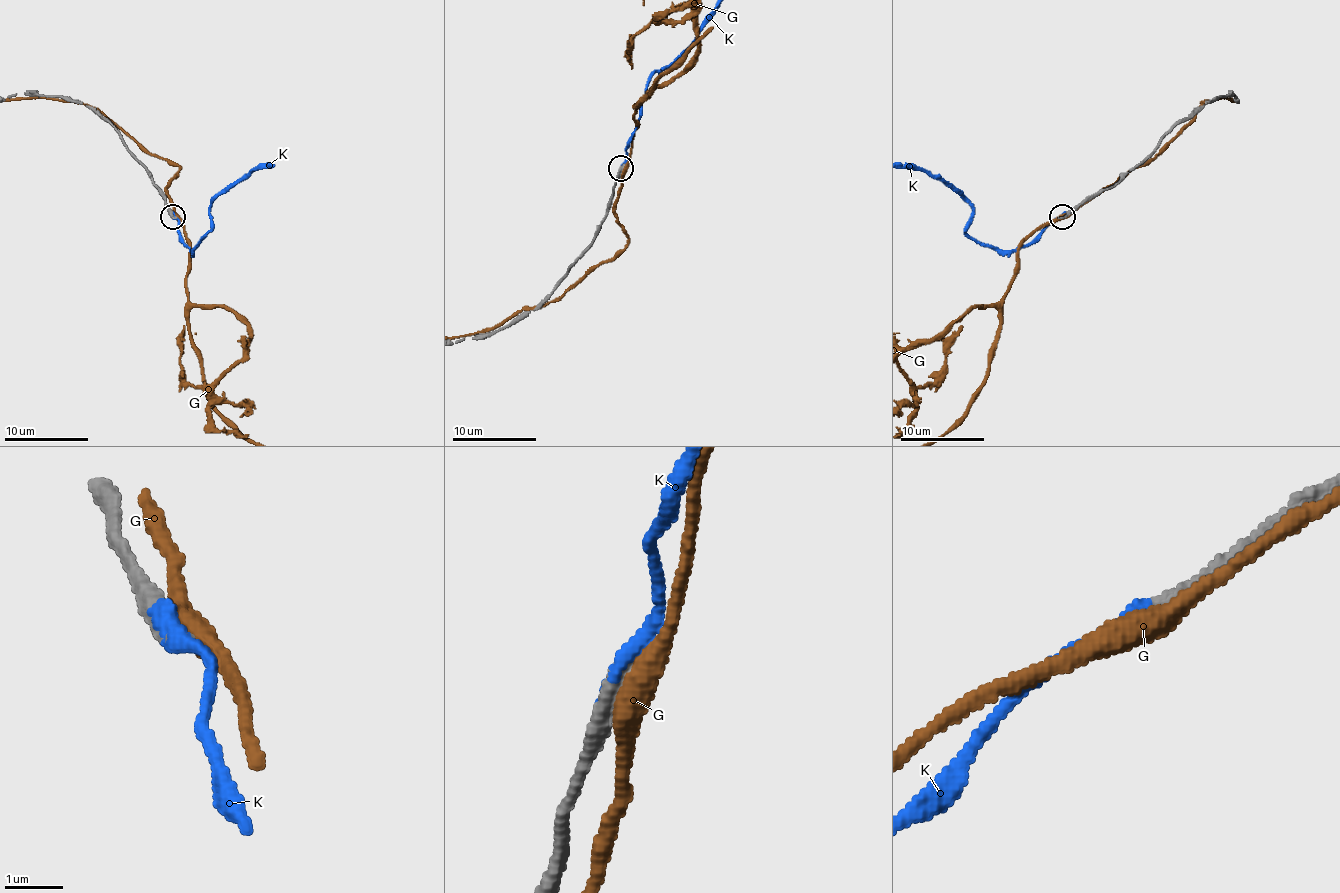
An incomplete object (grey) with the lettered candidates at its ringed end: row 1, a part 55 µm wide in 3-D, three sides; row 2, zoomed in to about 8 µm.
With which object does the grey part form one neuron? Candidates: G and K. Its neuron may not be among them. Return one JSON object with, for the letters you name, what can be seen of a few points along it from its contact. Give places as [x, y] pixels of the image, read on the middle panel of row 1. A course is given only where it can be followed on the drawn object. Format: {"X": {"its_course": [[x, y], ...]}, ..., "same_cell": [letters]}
{"same_cell": ["K"]}

